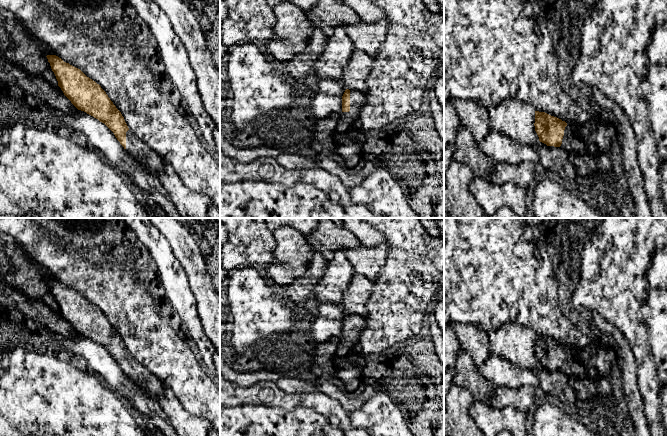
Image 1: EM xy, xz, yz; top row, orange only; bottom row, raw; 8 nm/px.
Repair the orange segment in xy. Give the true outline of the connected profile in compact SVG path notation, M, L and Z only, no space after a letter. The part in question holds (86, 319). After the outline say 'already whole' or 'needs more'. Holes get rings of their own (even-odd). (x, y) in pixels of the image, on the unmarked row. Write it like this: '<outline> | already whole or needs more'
M58 280L46 281L56 300L58 310L78 334L104 347L124 373L142 390L157 396L164 393L164 383L129 354L121 336L99 308Z | needs more

